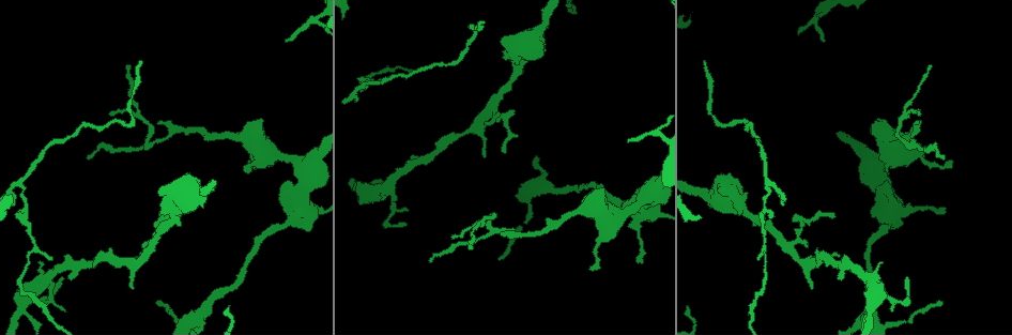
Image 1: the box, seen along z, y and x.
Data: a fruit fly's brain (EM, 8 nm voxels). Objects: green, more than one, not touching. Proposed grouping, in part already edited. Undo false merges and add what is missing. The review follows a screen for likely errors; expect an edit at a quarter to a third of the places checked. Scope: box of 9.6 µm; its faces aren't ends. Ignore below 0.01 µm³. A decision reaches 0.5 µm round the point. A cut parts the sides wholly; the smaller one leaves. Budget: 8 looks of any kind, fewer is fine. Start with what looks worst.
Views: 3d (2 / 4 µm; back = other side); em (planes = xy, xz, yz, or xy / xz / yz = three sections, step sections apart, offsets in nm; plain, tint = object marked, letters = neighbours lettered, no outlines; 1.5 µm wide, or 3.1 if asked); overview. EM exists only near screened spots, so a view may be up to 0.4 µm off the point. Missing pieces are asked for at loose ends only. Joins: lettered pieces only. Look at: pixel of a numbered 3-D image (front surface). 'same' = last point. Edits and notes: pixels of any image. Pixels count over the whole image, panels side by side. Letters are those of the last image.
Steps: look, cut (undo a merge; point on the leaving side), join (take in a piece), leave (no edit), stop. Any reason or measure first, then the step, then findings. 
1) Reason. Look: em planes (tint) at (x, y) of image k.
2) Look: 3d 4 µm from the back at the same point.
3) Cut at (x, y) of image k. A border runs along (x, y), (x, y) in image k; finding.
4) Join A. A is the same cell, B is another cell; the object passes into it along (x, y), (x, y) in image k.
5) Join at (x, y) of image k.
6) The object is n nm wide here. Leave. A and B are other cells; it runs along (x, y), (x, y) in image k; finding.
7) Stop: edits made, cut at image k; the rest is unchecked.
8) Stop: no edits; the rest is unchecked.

Tapers out. Look: 3d 2 µm at (486, 154) of image 1.

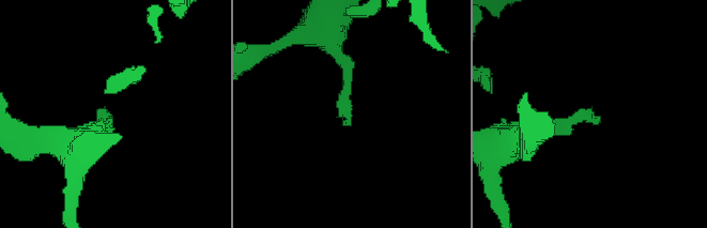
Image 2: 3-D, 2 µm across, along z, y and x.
Shape alone is not enough. Look: em planes (letters) at (350, 123) of image 2.

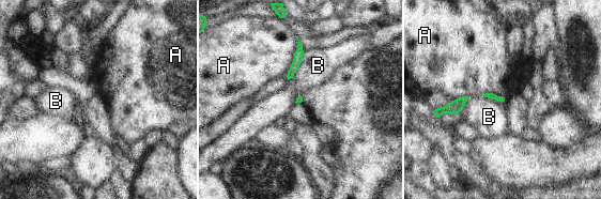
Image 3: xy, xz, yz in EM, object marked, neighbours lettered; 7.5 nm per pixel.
Leave. A and B are other cells; a border runs along (295, 35), (297, 47), (287, 76) in image 3; none of them fits.

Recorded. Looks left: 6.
Thin end. Look: em planes (letters) at (824, 39) of image 1.

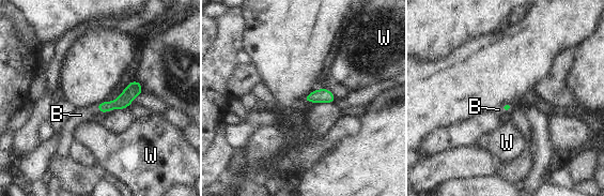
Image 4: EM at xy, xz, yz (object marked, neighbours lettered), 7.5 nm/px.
The object is 70 nm wide here; the longest contact is with B, 80 nm. Join B. B is the same cell, W is another cell; the neuron continues.

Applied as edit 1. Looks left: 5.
Look: 3d 2 µm at (597, 242) of image 1.

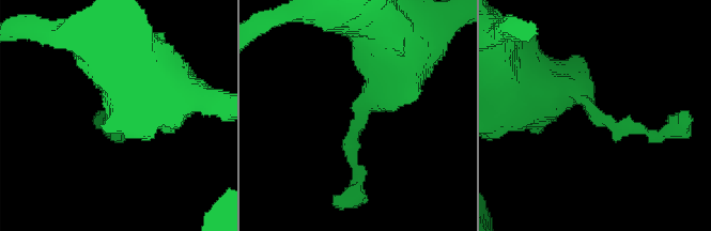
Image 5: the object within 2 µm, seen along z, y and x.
Look: em xz step 8 (tint) at (598, 110) of image 5.

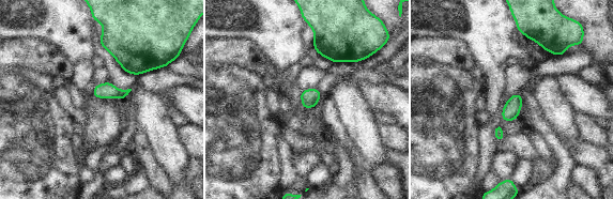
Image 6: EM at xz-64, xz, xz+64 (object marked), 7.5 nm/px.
Look: em xz step 8 (letters) at the same point.

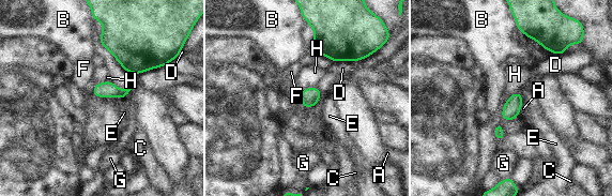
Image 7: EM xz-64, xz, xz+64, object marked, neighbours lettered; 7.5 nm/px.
Leave. A, B, C, D, E, F, G and H are other cells; a border runs along (520, 92), (523, 103) in image 7; one neuron here.

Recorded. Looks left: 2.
Stop: edits made, join at image 4; the rest is unchecked.

